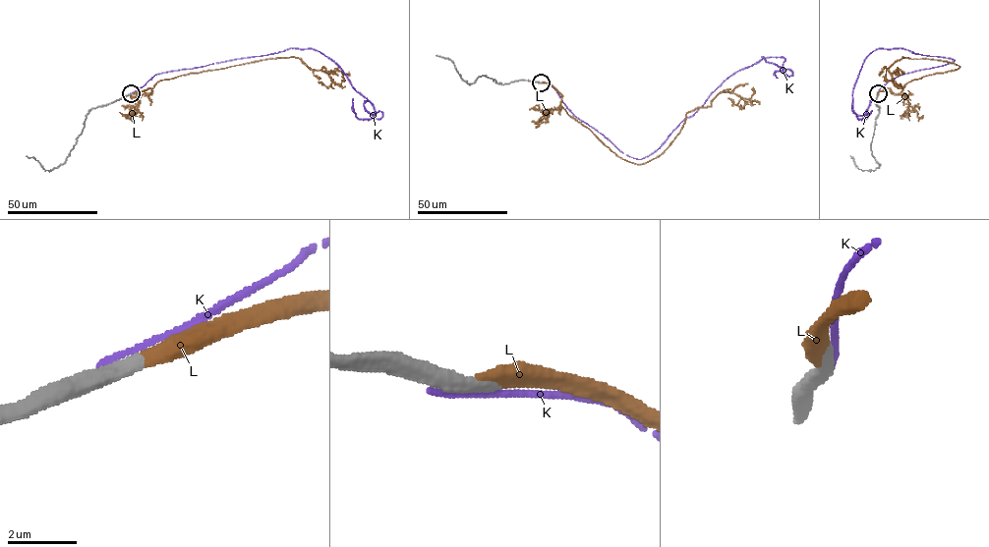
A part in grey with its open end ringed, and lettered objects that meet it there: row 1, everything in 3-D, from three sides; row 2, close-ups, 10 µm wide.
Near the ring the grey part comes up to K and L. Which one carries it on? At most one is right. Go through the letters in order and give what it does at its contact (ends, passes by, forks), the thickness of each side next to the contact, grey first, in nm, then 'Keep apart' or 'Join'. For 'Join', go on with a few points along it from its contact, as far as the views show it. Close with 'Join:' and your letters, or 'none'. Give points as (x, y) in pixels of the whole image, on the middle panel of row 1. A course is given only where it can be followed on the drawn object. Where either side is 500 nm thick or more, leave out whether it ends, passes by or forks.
K: Thickness 500 nm (grey) against 240 nm. Keep apart
L: It ends there. Thickness 460 nm (grey) against 440 nm. Join. Its course: (541, 82), (637, 164), (658, 156), (687, 113), (721, 92), (741, 97), (727, 98)
Join: L

